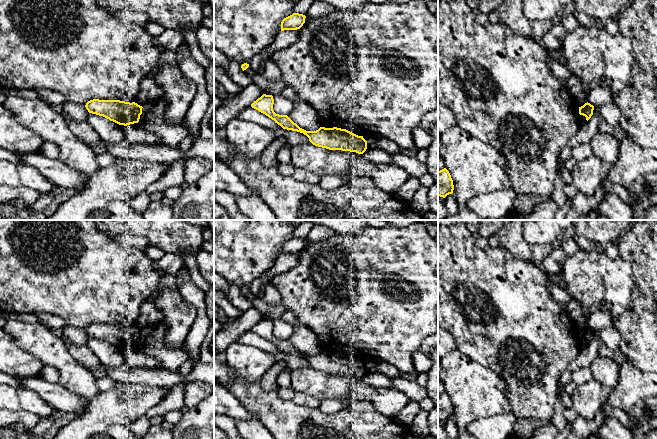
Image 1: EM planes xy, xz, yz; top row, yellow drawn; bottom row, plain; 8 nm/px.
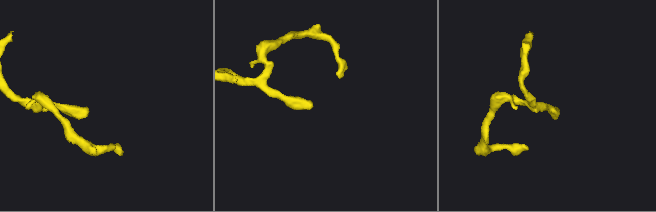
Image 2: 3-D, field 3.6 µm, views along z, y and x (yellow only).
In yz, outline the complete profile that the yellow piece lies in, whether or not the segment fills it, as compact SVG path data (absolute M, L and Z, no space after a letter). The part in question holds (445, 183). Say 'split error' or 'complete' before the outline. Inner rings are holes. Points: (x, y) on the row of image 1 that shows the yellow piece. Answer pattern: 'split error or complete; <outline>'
complete; M444 168L438 171L438 196L445 198L454 190L453 180L449 171Z

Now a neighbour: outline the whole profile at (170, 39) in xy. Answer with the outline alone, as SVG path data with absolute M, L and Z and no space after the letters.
M165 29L155 38L160 48L172 50L174 52L184 42L183 35L175 29Z

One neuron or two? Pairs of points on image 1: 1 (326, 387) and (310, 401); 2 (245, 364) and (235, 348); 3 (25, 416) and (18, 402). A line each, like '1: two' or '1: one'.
1: two
2: one
3: two

